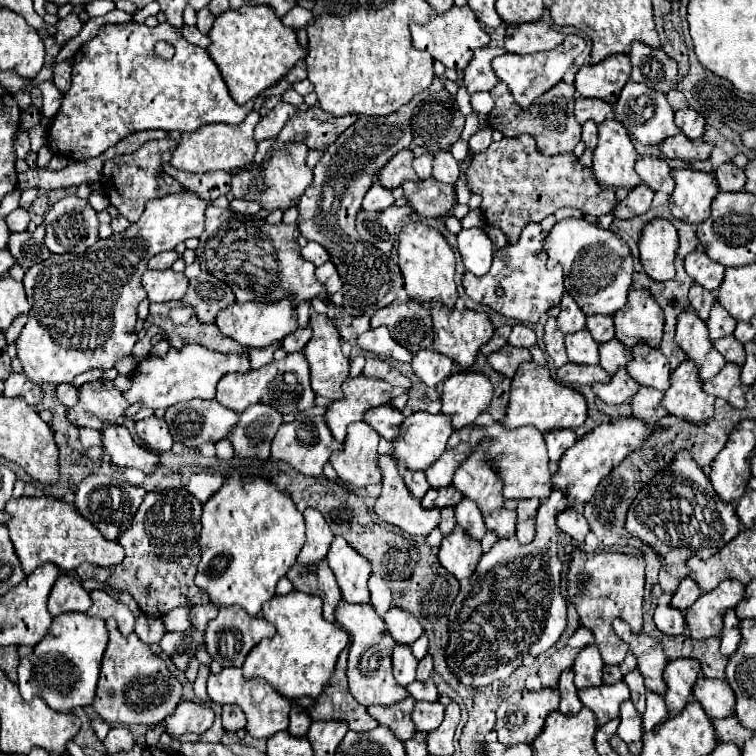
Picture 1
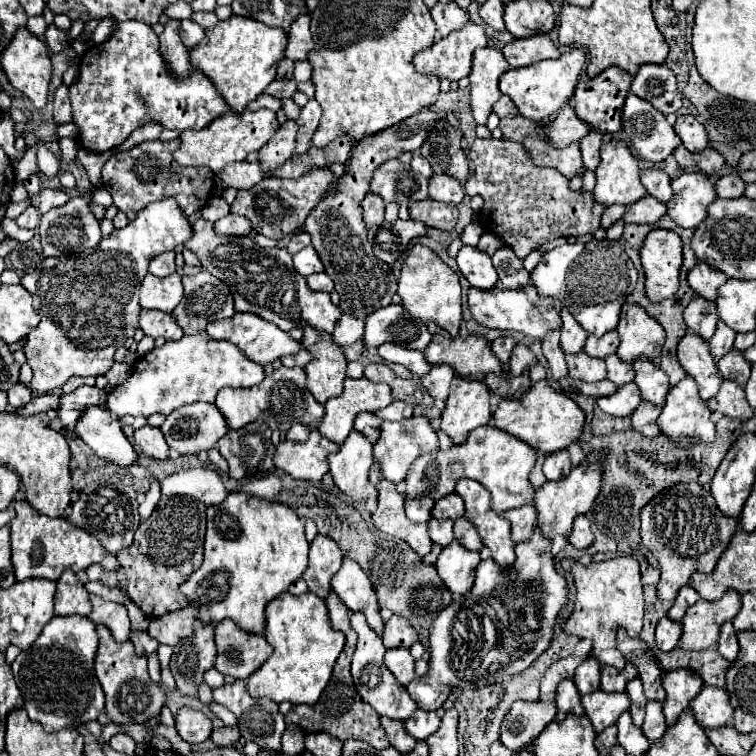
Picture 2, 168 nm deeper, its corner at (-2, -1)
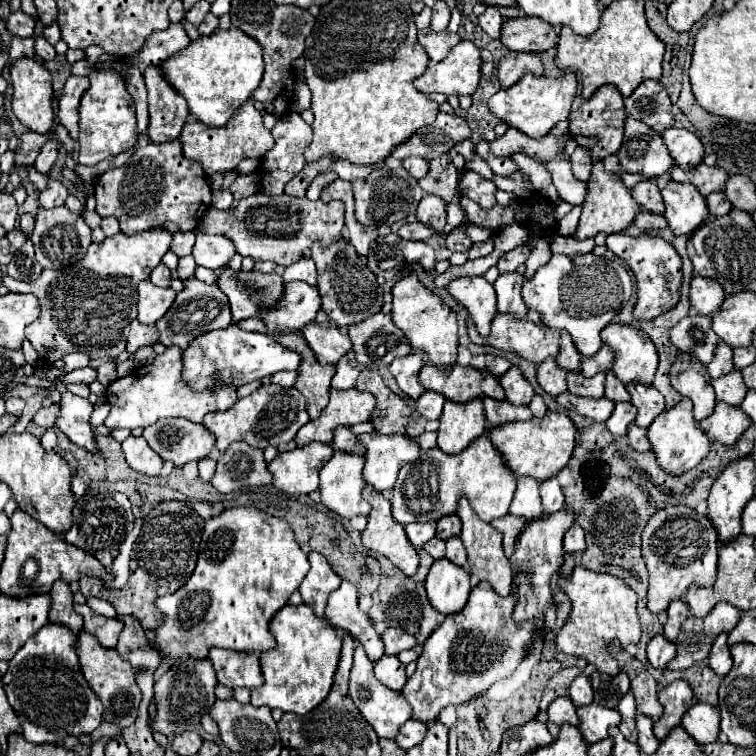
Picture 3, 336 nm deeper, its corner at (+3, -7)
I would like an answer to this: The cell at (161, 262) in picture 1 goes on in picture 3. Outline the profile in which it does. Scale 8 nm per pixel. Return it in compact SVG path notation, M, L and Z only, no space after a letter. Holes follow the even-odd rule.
M166 264L156 266L156 268L152 270L152 274L150 274L150 280L152 280L152 284L156 284L156 286L170 286L170 270L168 270L168 266L166 266Z

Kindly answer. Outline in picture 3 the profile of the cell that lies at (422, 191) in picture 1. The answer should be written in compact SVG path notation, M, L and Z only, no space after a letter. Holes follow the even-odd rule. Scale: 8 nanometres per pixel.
M414 220L414 222L404 224L404 226L398 230L398 234L400 234L404 240L426 240L426 238L436 236L438 232L436 232L432 226Z

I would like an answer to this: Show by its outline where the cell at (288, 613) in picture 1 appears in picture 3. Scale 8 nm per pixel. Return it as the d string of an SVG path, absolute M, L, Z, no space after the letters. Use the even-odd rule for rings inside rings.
M286 604L270 620L270 632L276 638L276 648L260 654L260 666L264 684L254 690L252 706L280 708L282 712L308 714L316 708L330 692L332 676L338 666L342 638L338 630L328 624L328 620L318 618L308 604L290 606Z

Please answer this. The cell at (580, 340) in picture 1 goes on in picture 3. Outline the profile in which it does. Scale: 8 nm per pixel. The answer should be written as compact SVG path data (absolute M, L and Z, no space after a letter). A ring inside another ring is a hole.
M568 372L568 392L584 398L600 398L604 396L604 372L586 378L580 372Z

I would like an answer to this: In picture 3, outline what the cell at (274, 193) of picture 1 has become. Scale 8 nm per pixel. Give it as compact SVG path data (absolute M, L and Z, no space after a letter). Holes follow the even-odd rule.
M254 194L244 200L232 202L232 206L224 212L208 208L202 226L202 232L228 236L236 244L236 252L242 256L252 256L256 260L272 260L276 264L288 266L296 258L302 258L314 240L328 244L332 240L344 238L344 204L340 204L338 200L312 202L306 196L296 198L288 194Z

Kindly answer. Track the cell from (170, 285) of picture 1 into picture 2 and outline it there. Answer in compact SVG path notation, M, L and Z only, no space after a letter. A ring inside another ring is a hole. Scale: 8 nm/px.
M147 274L141 282L139 302L147 310L171 312L183 298L183 284L179 274L171 274L165 278Z

